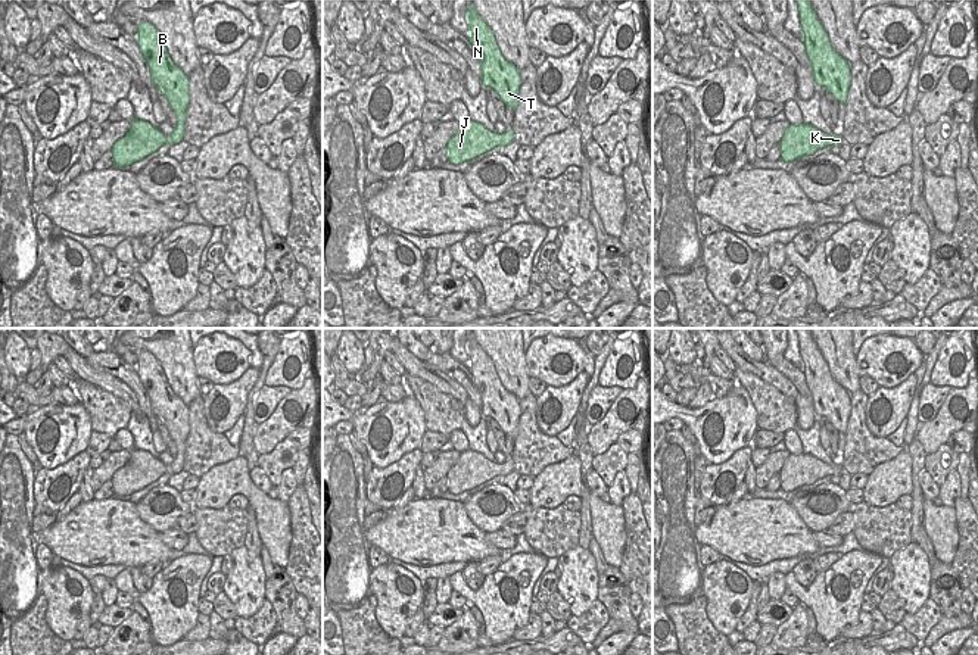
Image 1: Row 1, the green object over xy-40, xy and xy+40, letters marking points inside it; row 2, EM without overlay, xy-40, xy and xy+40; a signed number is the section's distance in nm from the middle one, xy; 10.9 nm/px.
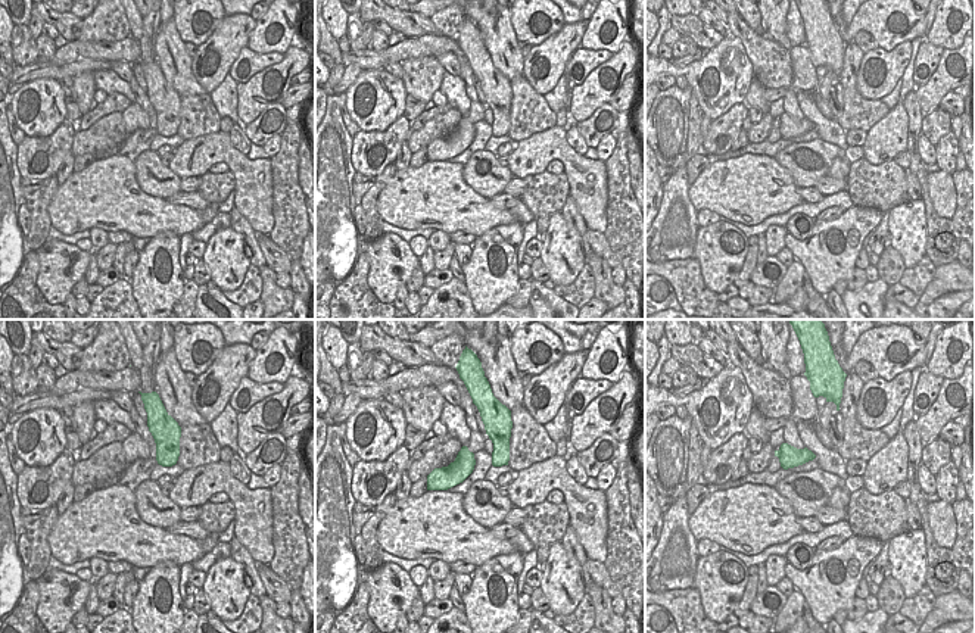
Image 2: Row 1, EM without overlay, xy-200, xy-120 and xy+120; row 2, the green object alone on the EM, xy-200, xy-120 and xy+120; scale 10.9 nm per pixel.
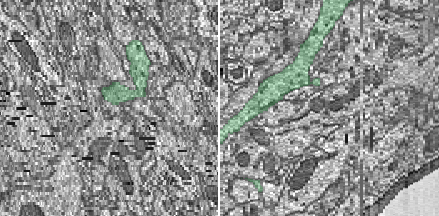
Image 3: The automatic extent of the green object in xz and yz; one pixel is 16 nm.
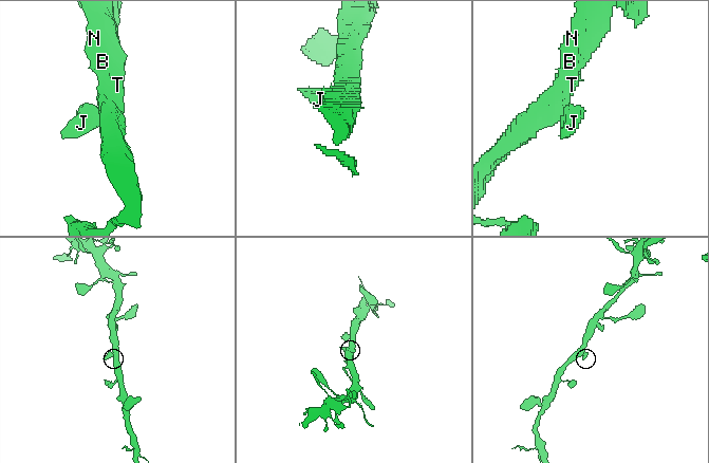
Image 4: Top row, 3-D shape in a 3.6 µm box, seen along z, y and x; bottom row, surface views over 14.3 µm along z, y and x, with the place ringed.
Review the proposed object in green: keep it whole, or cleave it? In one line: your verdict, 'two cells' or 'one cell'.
one cell

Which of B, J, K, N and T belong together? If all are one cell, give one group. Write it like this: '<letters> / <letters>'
B J K N T

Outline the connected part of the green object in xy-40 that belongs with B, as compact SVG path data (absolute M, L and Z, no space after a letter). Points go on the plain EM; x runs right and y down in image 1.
M140 350L136 365L138 378L146 389L153 415L166 427L177 446L177 455L169 467L146 450L133 449L130 461L110 478L113 496L128 496L159 480L163 474L178 474L184 465L186 440L190 431L189 406L171 390L158 359L147 350Z

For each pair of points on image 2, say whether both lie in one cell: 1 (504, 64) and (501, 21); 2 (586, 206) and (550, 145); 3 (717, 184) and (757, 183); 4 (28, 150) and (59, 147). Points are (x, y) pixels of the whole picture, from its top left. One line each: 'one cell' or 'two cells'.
1: one cell
2: one cell
3: one cell
4: one cell

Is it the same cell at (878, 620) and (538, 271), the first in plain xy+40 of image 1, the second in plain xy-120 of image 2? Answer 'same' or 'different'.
different

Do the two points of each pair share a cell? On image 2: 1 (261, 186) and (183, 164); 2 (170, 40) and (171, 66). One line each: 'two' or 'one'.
1: one
2: one

